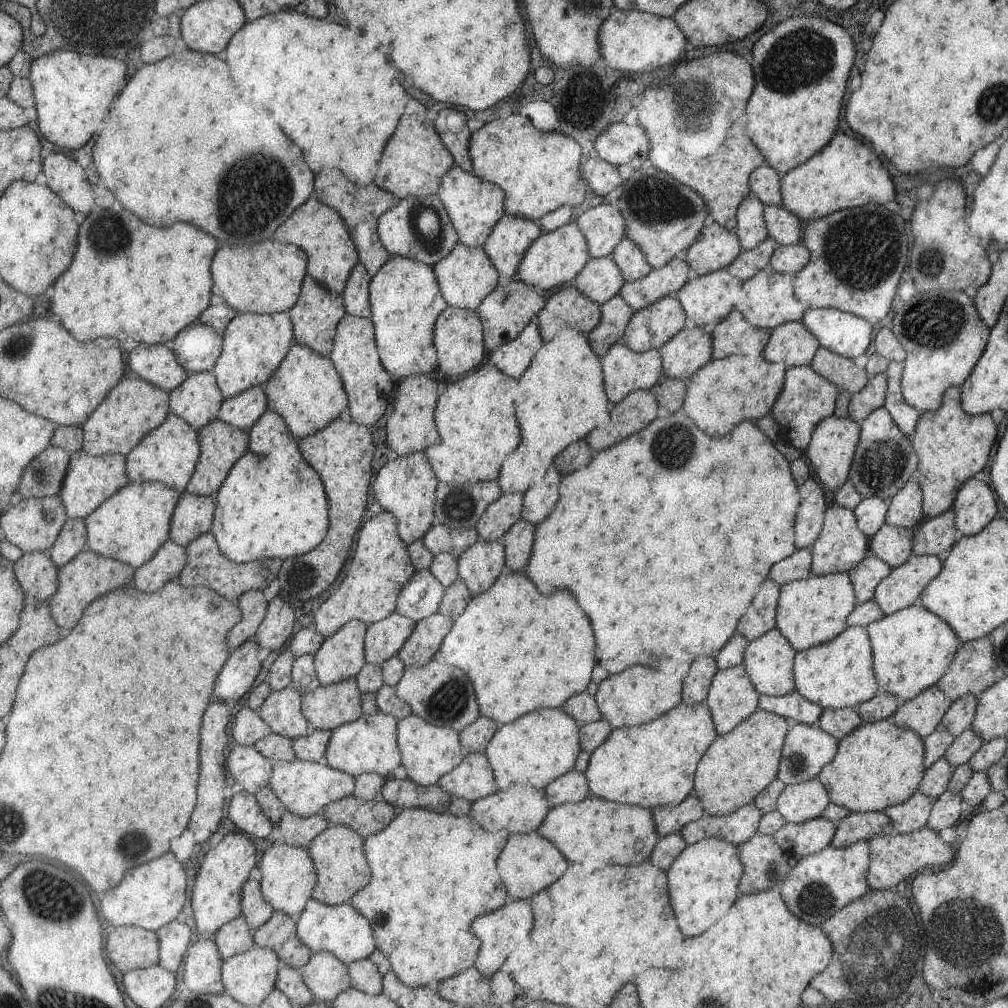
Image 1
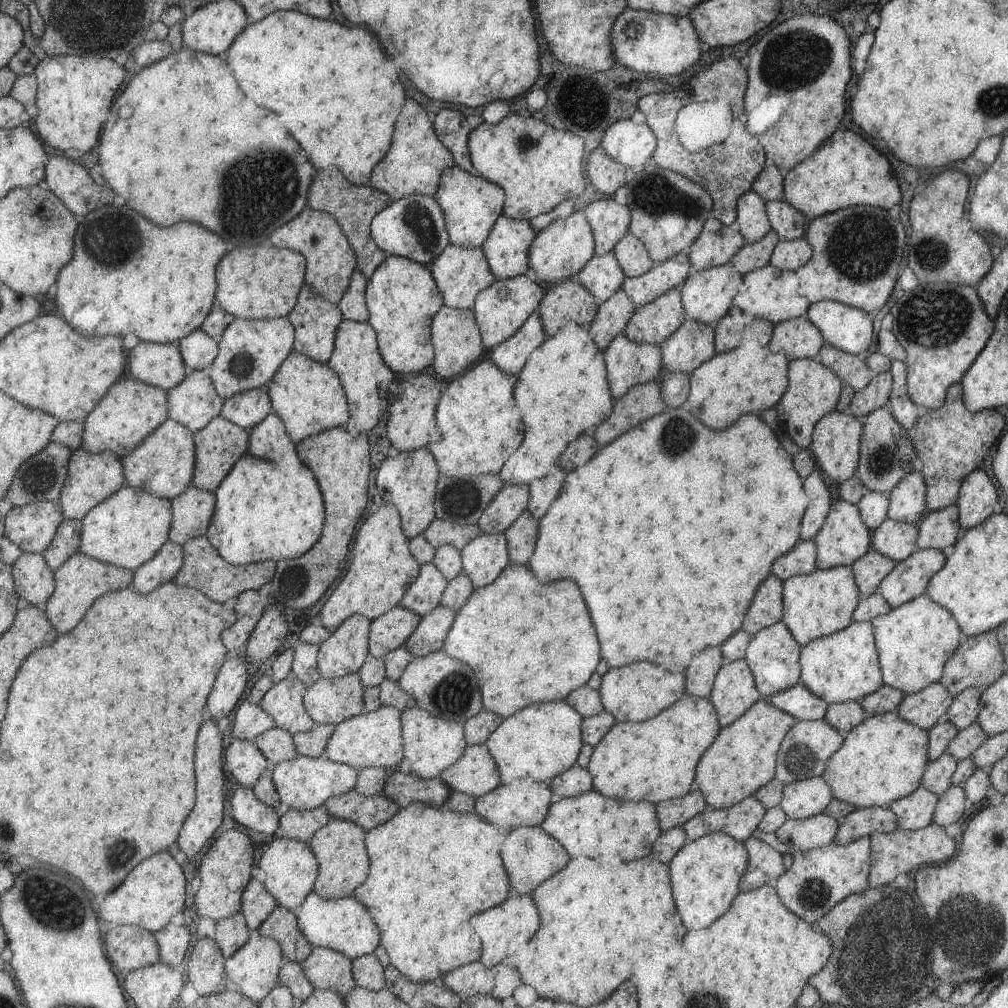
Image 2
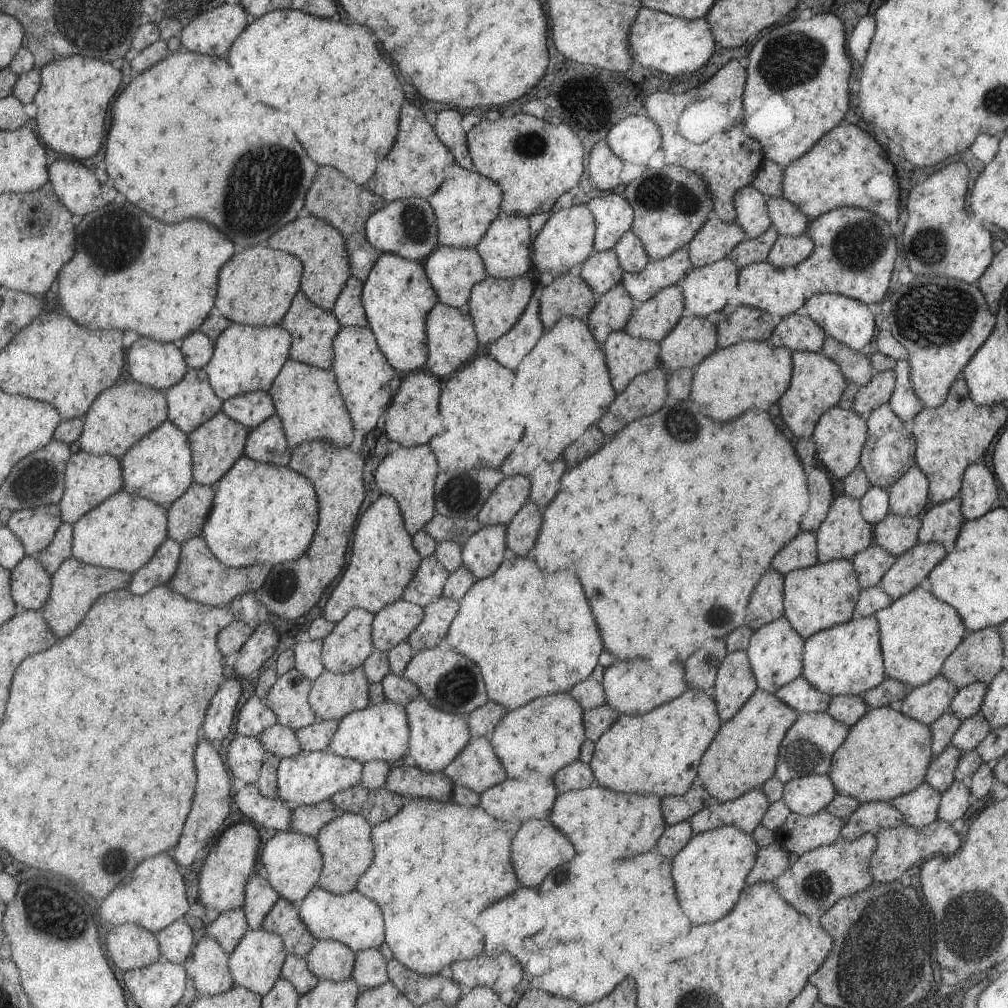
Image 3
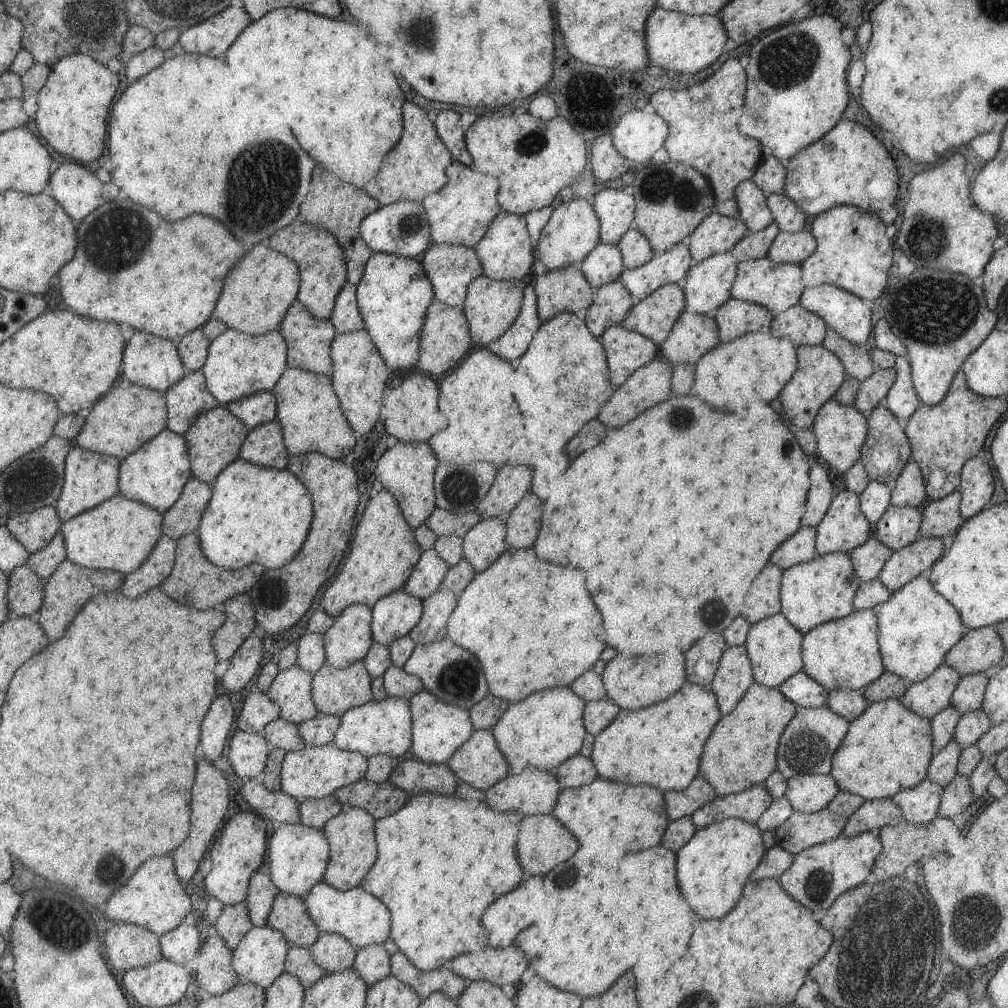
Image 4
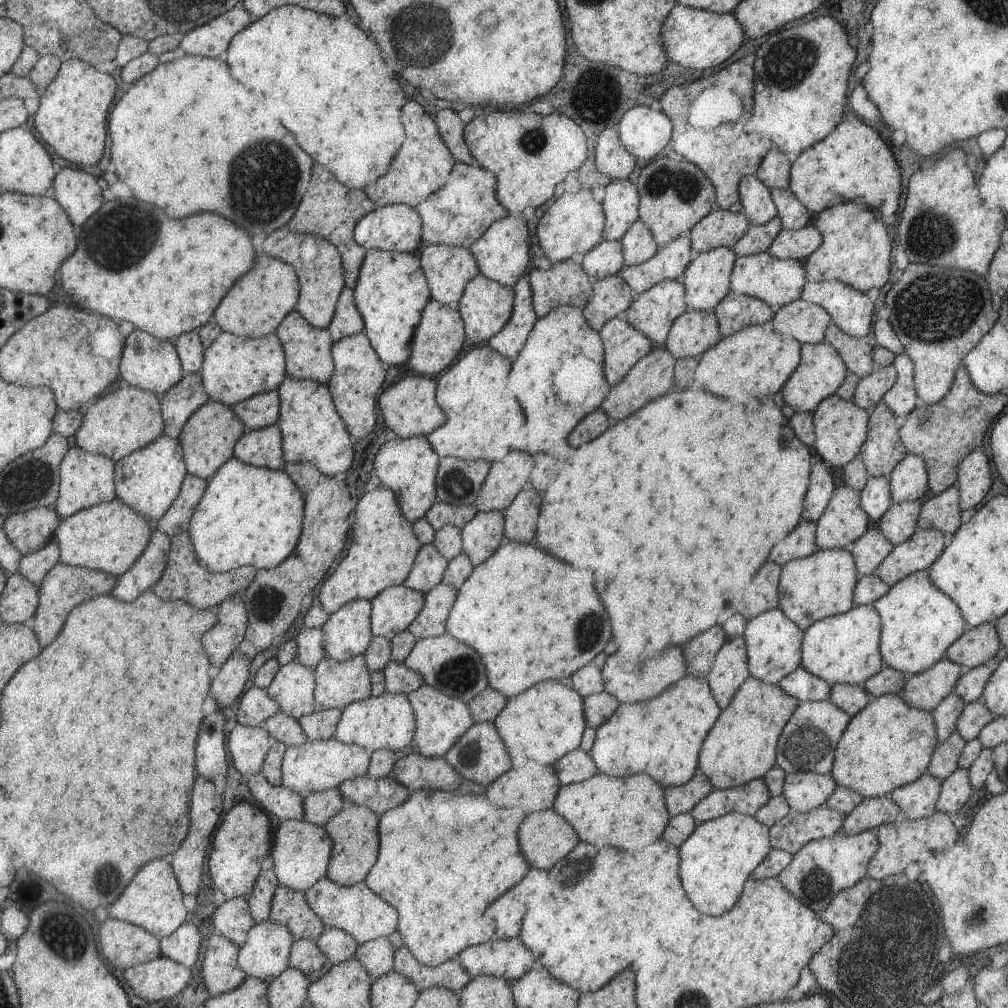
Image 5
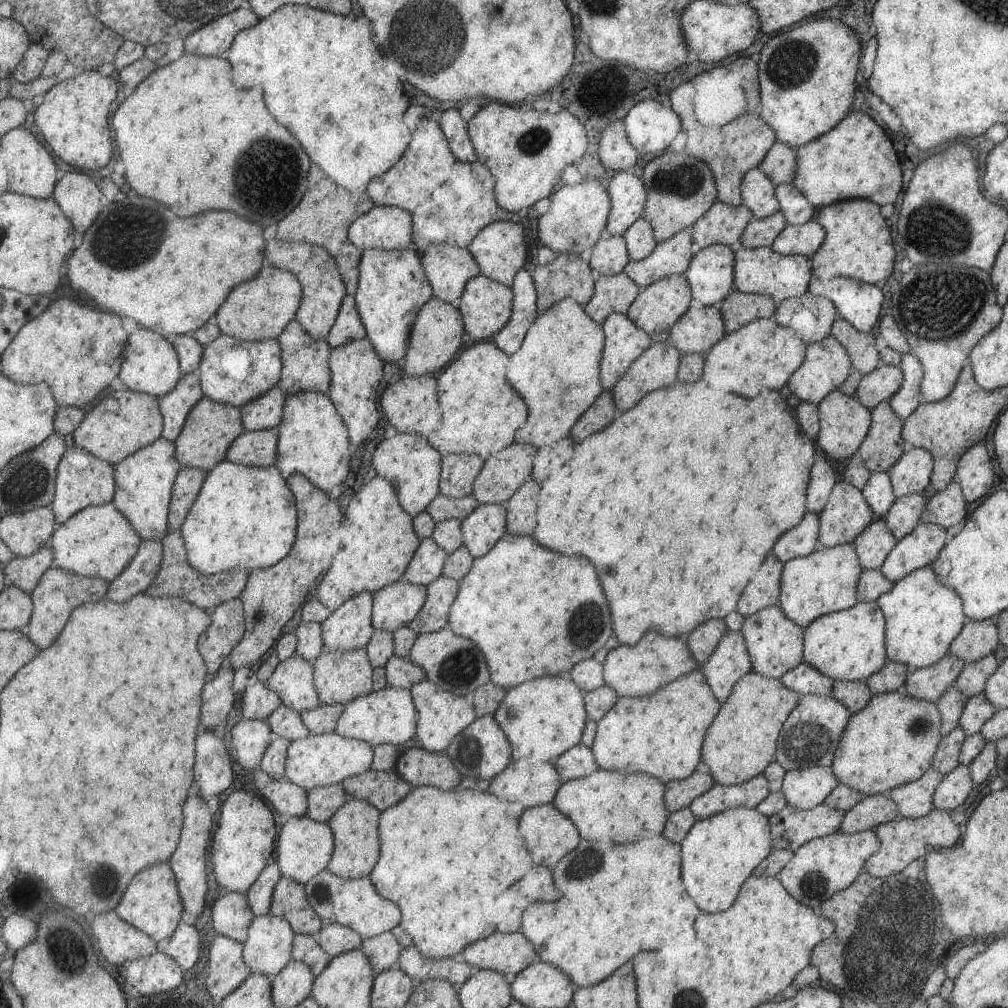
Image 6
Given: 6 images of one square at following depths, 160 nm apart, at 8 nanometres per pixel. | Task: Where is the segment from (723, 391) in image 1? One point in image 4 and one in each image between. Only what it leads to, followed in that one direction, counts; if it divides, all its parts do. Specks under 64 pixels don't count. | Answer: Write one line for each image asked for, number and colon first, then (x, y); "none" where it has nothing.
2: (750, 378)
3: (750, 372)
4: (754, 361)

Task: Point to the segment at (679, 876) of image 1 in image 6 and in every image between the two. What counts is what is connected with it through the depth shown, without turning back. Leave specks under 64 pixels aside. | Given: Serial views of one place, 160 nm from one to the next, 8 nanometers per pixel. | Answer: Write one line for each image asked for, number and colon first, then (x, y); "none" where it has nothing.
2: (704, 873)
3: (708, 873)
4: (712, 868)
5: (716, 859)
6: (719, 852)

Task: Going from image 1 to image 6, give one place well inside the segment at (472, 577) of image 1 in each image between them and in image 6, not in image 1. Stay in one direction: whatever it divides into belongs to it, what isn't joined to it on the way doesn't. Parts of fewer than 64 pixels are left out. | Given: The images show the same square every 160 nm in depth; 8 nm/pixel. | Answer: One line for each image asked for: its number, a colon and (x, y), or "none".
2: (483, 558)
3: (481, 554)
4: (481, 545)
5: (481, 536)
6: (486, 524)

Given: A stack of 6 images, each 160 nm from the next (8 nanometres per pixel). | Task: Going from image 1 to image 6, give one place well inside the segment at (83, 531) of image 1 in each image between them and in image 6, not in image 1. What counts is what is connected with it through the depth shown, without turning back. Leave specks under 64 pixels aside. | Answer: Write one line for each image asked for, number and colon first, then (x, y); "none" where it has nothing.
2: (68, 541)
3: (60, 550)
4: (45, 562)
5: (36, 566)
6: (26, 572)

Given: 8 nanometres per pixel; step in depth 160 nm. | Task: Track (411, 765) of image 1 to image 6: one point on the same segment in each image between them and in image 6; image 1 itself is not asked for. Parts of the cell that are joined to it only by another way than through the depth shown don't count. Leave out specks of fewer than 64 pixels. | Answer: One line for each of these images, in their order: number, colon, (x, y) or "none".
2: (430, 744)
3: (435, 739)
4: (438, 729)
5: (440, 721)
6: (441, 715)

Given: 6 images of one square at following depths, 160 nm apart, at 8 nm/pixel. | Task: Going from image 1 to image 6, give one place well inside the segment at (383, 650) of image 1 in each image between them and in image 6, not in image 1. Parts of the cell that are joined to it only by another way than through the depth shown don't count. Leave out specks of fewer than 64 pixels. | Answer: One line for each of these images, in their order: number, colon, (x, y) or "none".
2: (386, 632)
3: (392, 624)
4: (394, 615)
5: (392, 610)
6: (393, 606)

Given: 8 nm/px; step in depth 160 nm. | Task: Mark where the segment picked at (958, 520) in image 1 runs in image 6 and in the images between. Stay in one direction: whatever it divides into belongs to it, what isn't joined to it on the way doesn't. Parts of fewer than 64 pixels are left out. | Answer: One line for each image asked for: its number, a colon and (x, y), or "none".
2: (977, 497)
3: (977, 491)
4: (976, 483)
5: (974, 475)
6: (974, 473)

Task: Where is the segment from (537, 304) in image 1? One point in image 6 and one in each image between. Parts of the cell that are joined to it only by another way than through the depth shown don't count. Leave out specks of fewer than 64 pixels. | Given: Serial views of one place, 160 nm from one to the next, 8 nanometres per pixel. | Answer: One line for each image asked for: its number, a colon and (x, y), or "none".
2: (497, 319)
3: (494, 305)
4: (490, 306)
5: (485, 306)
6: (485, 305)

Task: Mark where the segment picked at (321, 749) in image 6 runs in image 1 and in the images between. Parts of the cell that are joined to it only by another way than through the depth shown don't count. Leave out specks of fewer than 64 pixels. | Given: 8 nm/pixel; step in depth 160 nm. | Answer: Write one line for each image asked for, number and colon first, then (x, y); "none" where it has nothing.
1: (305, 787)
2: (304, 783)
3: (305, 779)
4: (313, 772)
5: (315, 766)

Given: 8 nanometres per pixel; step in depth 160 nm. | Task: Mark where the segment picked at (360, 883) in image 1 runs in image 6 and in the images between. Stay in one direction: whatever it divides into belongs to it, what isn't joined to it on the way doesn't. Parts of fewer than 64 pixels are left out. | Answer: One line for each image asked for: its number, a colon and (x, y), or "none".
2: (339, 848)
3: (345, 845)
4: (350, 834)
5: (354, 830)
6: (354, 826)

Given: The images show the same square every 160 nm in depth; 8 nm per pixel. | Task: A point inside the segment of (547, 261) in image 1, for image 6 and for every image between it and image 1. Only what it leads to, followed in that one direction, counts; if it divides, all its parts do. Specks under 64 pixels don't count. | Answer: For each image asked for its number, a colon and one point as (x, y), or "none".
2: (556, 253)
3: (566, 238)
4: (572, 230)
5: (572, 223)
6: (576, 218)

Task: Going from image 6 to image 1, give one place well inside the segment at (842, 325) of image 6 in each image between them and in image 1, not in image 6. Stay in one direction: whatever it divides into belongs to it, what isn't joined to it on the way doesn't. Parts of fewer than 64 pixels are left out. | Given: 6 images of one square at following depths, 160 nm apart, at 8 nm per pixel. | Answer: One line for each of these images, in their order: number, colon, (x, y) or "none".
1: (842, 372)
2: (851, 371)
3: (855, 368)
4: (857, 364)
5: (856, 355)

